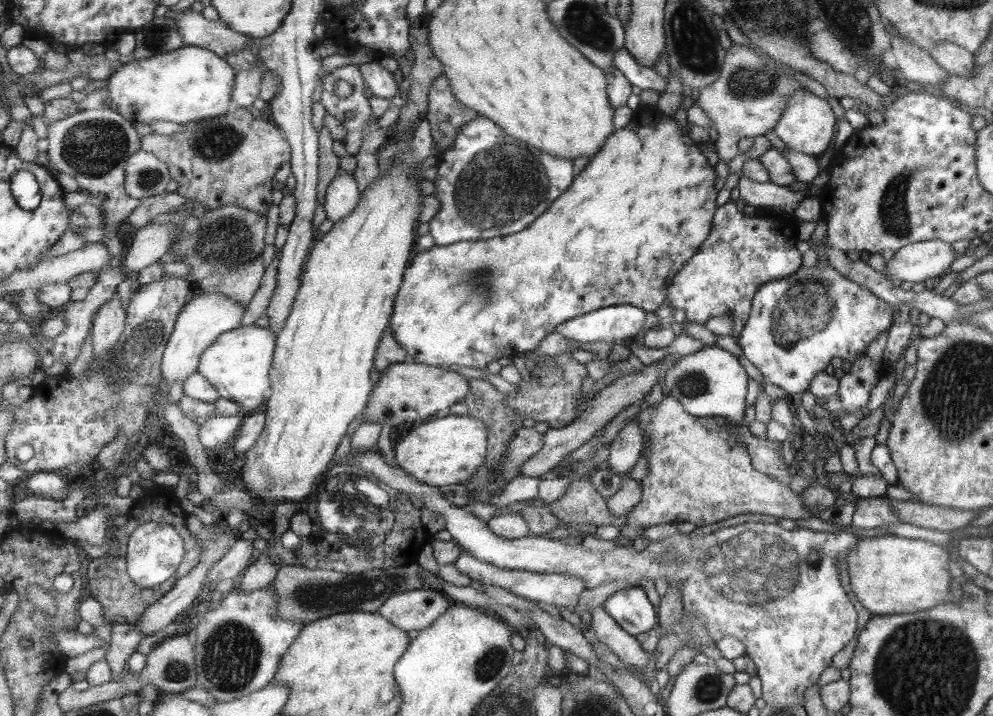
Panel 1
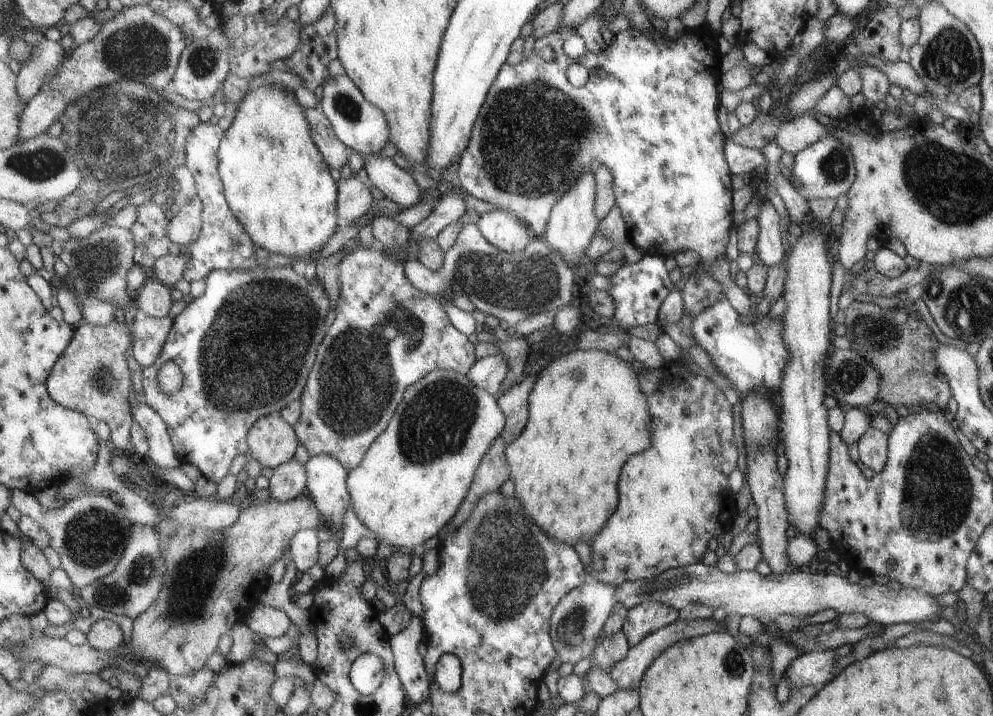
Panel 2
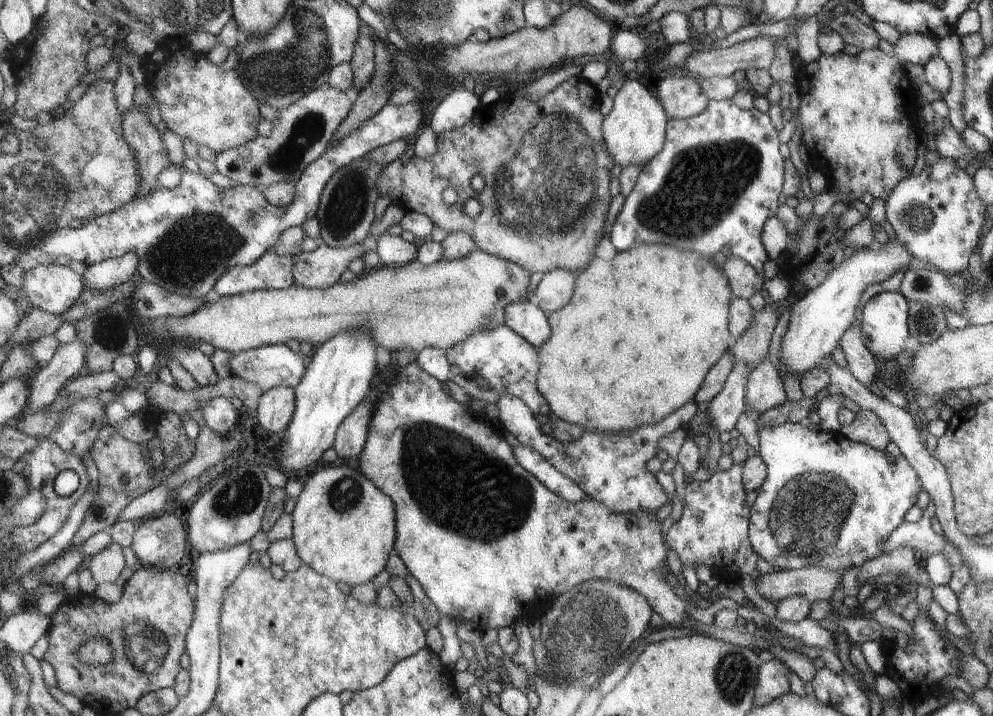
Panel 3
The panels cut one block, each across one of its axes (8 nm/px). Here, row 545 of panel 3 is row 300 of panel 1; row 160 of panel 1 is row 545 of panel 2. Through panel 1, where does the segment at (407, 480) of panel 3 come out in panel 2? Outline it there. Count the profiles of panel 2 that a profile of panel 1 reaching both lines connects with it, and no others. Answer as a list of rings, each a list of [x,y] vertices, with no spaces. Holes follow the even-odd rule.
[[[666,362],[661,369],[647,369],[646,374],[642,374],[642,392],[646,392],[650,400],[650,412],[654,412],[654,448],[648,448],[646,452],[640,452],[638,456],[630,456],[628,462],[622,468],[620,482],[618,482],[618,492],[620,492],[620,502],[618,502],[618,512],[614,514],[614,520],[610,524],[605,524],[600,532],[589,541],[592,551],[592,562],[586,565],[586,572],[590,580],[611,584],[618,587],[624,581],[637,581],[640,579],[651,579],[665,570],[683,567],[694,563],[702,562],[704,554],[708,552],[708,542],[714,536],[721,537],[730,530],[734,520],[740,514],[735,500],[735,495],[731,493],[728,476],[737,467],[738,452],[736,452],[736,440],[734,440],[734,416],[732,416],[731,402],[726,402],[722,390],[715,385],[714,381],[706,378],[698,370],[684,362]]]

